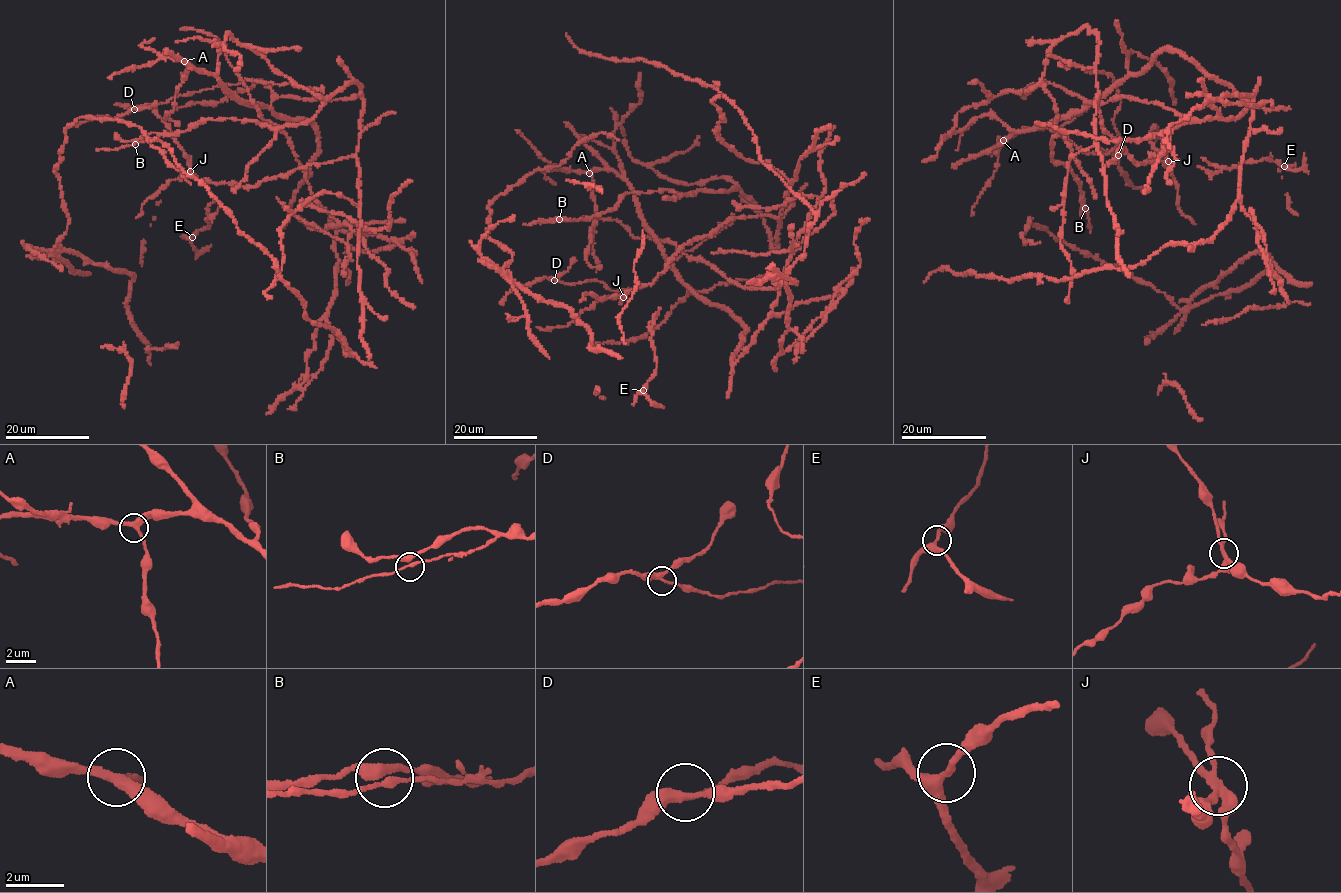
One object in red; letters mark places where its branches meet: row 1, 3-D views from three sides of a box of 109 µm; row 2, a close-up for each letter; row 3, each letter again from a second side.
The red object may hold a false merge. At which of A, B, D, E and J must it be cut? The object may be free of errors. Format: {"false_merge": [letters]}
{"false_merge": ["J"]}

